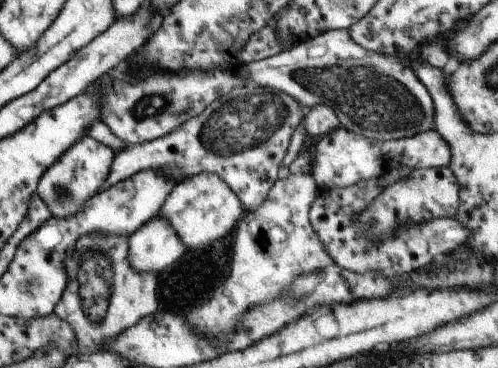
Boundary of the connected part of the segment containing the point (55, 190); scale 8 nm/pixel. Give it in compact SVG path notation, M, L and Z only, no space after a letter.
M86 135L44 172L35 193L48 211L51 211L54 219L71 218L84 209L84 204L92 196L100 192L100 188L111 172L115 154L108 146Z

